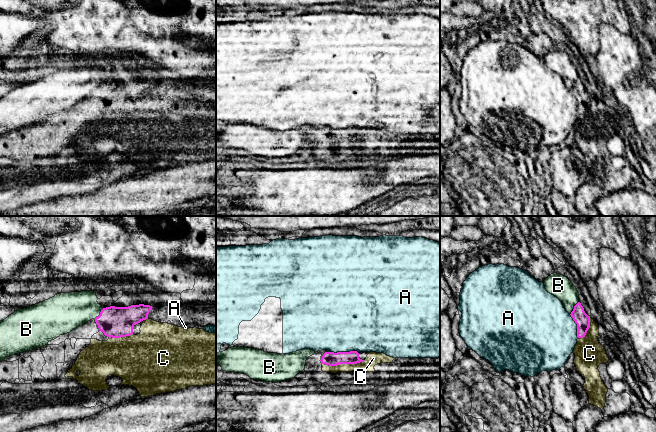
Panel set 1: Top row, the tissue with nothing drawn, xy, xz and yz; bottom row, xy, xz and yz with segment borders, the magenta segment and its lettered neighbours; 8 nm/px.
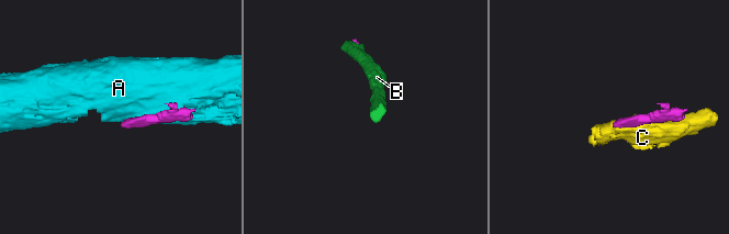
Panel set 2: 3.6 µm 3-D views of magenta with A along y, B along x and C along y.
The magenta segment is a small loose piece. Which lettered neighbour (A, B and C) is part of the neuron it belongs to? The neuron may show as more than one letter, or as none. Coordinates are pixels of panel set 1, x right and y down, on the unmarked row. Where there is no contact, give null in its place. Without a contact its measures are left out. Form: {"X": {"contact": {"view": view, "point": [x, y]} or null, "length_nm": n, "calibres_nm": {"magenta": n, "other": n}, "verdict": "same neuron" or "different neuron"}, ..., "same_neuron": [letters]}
{"A": {"contact": {"view": "xz", "point": [343, 128]}, "length_nm": 220, "calibres_nm": {"magenta": 110, "other": 500}, "verdict": "different neuron"}, "B": {"contact": {"view": "yz", "point": [574, 84]}, "length_nm": 130, "calibres_nm": {"magenta": 120, "other": 180}, "verdict": "different neuron"}, "C": {"contact": {"view": "xz", "point": [343, 139]}, "length_nm": 340, "calibres_nm": {"magenta": 110, "other": 110}, "verdict": "same neuron"}, "same_neuron": ["C"]}

